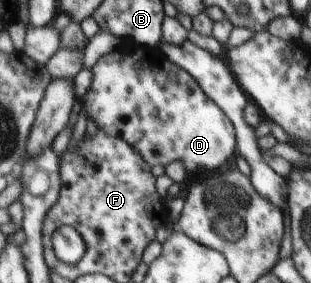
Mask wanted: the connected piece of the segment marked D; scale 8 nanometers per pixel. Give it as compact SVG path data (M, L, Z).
M125 41L111 53L100 57L91 71L91 85L82 98L85 113L99 131L132 144L151 167L161 165L166 168L170 163L181 162L188 177L199 171L217 171L237 154L236 131L229 118L203 91L198 80L172 62L159 47L129 46Z

